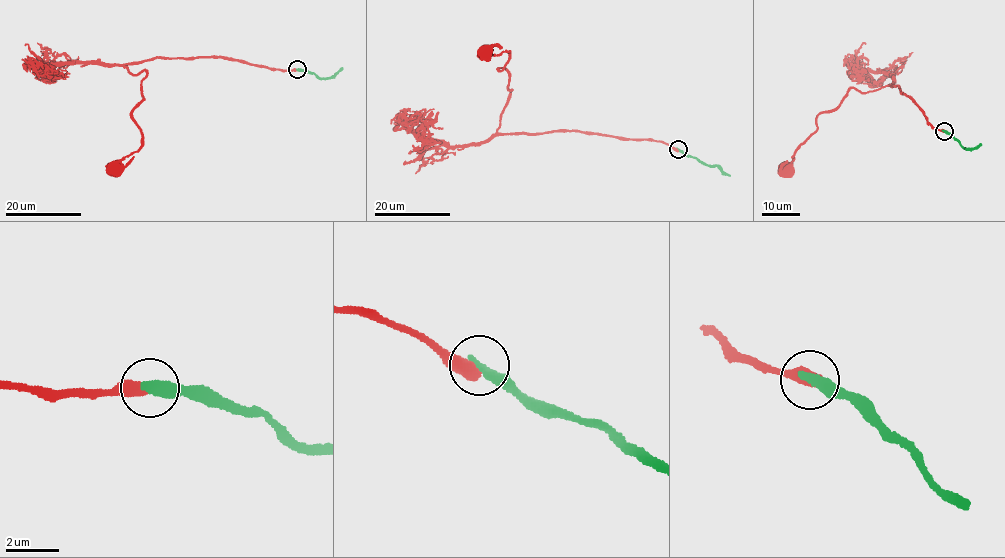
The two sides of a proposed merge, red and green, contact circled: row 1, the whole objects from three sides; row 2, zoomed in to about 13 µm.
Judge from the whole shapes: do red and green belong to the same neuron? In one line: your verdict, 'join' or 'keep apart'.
keep apart

